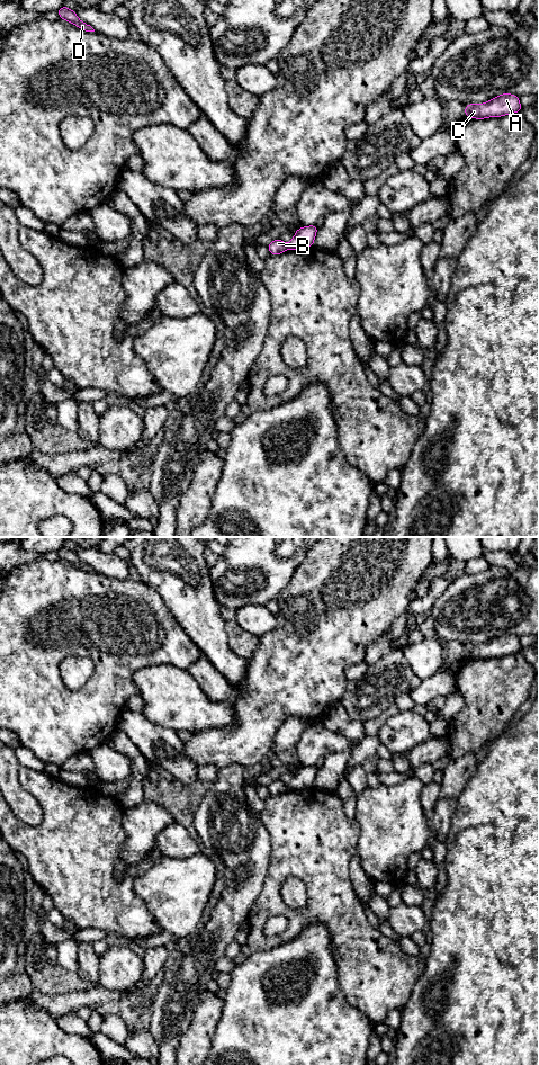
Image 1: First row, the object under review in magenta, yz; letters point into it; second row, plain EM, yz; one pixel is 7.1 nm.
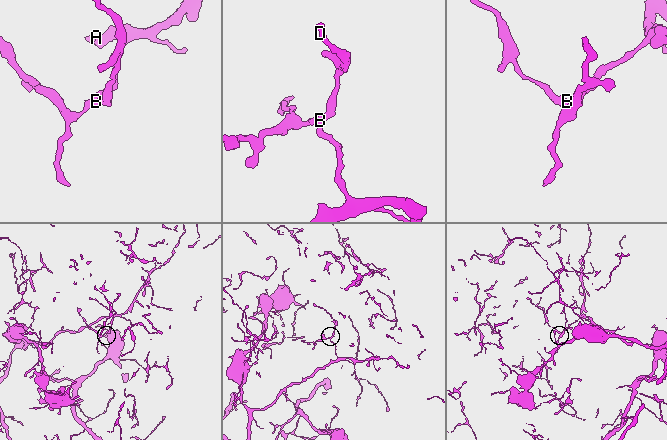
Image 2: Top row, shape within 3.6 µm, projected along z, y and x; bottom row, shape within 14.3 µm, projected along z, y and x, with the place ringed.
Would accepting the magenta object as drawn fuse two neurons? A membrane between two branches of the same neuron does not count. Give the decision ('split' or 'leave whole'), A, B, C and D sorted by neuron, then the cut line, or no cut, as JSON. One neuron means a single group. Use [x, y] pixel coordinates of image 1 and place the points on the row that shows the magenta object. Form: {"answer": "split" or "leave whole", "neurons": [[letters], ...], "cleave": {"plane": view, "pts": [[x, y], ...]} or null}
{"answer": "split", "neurons": [["A", "C"], ["B", "D"]], "cleave": {"plane": "yz", "pts": [[287, 244], [288, 248]]}}

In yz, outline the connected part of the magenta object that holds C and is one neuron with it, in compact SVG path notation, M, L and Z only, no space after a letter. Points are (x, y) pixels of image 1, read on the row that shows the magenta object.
M502 93L484 104L465 105L465 117L484 119L512 115L521 110L520 97L512 93Z

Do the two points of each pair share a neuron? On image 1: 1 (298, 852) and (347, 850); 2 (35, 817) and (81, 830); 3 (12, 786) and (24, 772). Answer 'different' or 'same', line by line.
1: same
2: different
3: different

